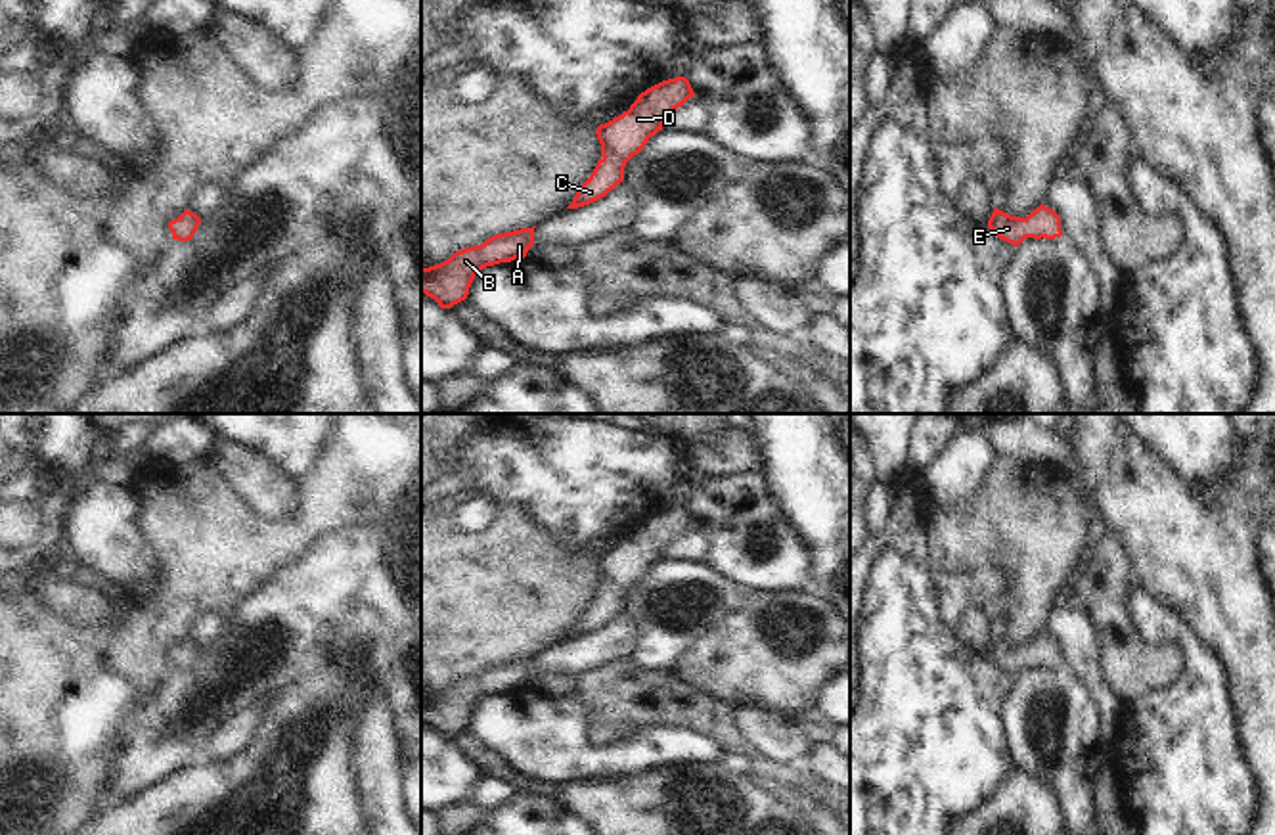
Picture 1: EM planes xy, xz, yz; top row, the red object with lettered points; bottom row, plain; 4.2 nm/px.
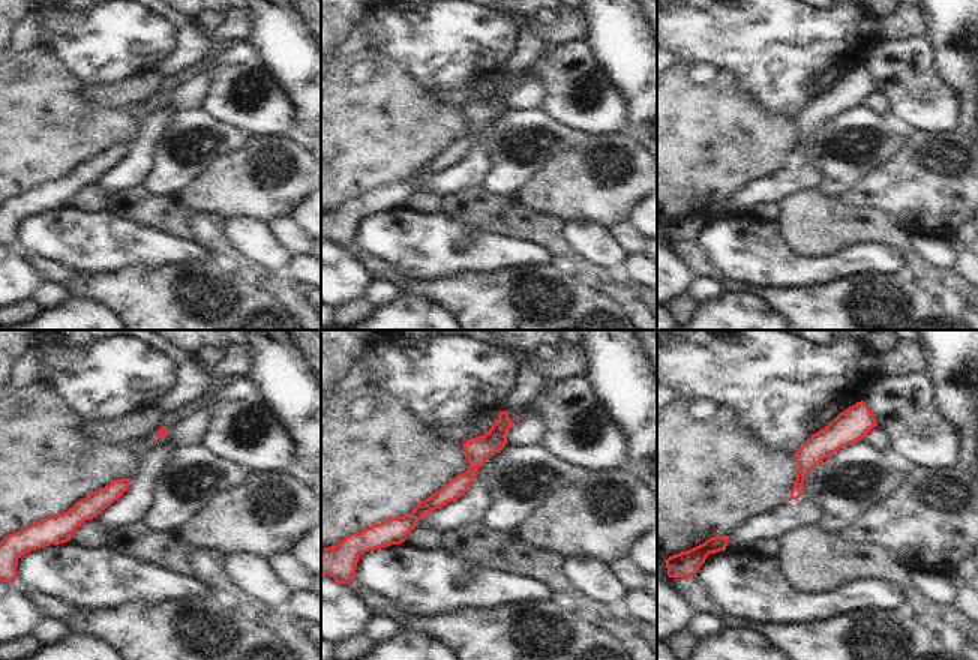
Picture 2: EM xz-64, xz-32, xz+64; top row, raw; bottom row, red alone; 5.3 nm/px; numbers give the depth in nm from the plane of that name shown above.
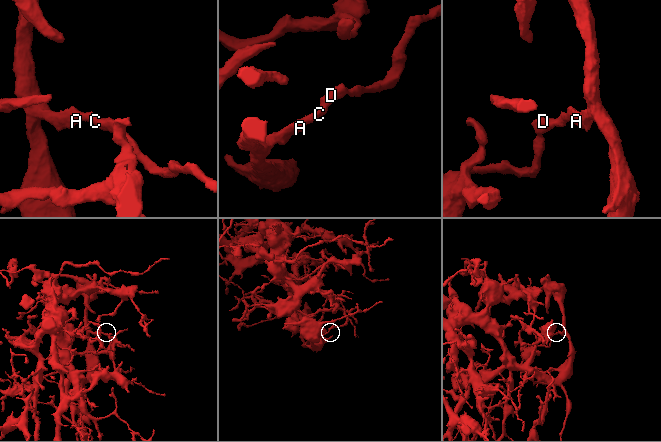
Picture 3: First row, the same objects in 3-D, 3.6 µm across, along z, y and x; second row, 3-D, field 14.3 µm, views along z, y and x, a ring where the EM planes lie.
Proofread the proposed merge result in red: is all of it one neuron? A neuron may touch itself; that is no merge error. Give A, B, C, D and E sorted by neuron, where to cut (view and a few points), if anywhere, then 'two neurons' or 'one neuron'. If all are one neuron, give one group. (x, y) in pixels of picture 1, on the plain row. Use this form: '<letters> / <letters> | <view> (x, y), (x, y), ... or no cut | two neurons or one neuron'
A B C D E | no cut | one neuron

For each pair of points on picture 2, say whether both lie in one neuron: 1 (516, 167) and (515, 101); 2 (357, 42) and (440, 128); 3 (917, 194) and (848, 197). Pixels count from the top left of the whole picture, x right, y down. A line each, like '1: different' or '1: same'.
1: different
2: different
3: same

